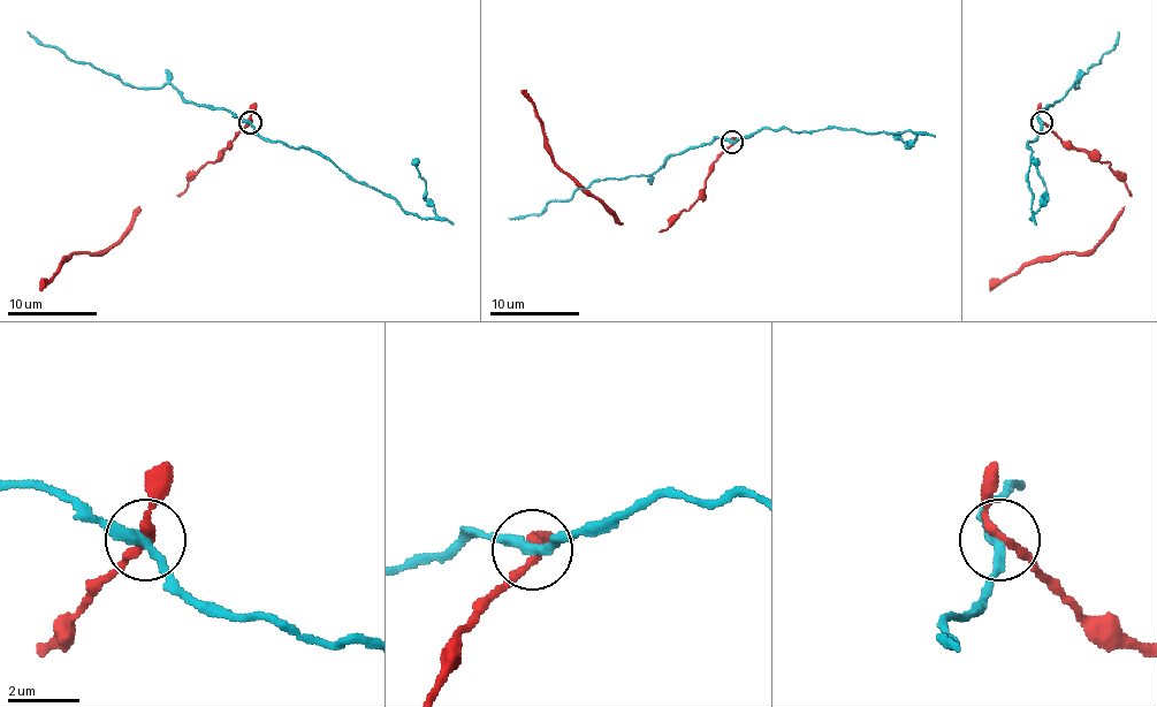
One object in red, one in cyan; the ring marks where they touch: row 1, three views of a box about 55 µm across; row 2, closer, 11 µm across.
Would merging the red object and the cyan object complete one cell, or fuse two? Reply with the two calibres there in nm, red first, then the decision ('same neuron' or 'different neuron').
200/280 nm | different neuron

